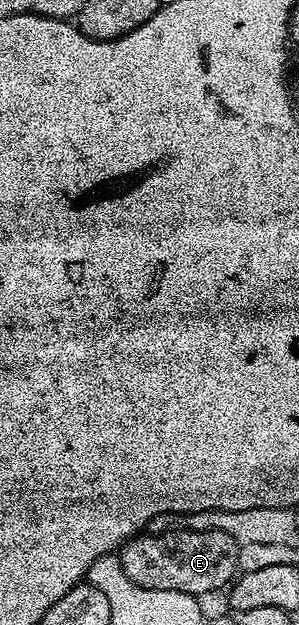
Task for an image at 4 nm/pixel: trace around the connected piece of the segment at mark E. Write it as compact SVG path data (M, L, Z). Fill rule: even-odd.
M179 526L178 531L162 531L159 535L146 535L150 533L139 533L130 539L128 542L122 544L120 550L117 552L118 560L122 563L122 568L124 573L129 577L133 583L140 585L144 589L149 591L165 591L167 593L173 593L175 591L175 596L178 597L202 597L198 595L206 595L209 591L218 591L225 588L227 585L234 582L236 576L239 574L240 568L238 565L238 546L236 541L227 531L217 531L216 529L208 529L207 531L194 531L190 527Z

